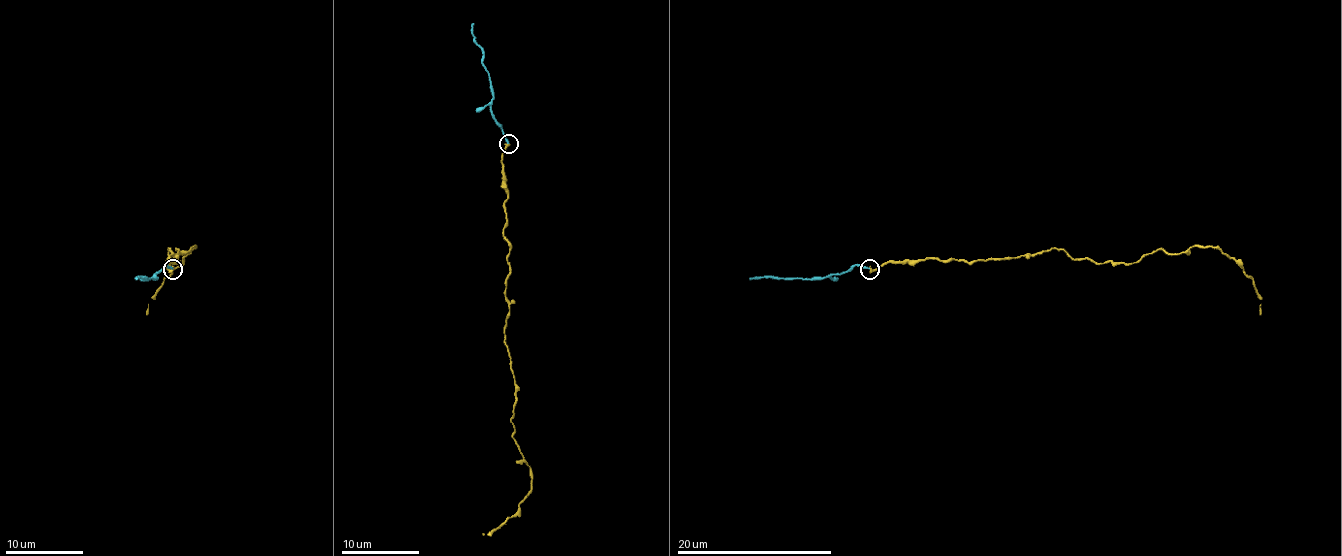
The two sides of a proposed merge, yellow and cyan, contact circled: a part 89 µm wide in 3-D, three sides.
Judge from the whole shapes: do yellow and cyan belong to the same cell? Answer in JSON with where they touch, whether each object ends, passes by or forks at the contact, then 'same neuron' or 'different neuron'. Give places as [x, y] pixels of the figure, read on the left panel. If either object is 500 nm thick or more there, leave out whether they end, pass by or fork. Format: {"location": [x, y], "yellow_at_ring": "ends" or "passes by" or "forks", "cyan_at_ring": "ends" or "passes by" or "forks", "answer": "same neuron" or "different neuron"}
{"location": [172, 269], "yellow_at_ring": "ends", "cyan_at_ring": "ends", "answer": "same neuron"}

